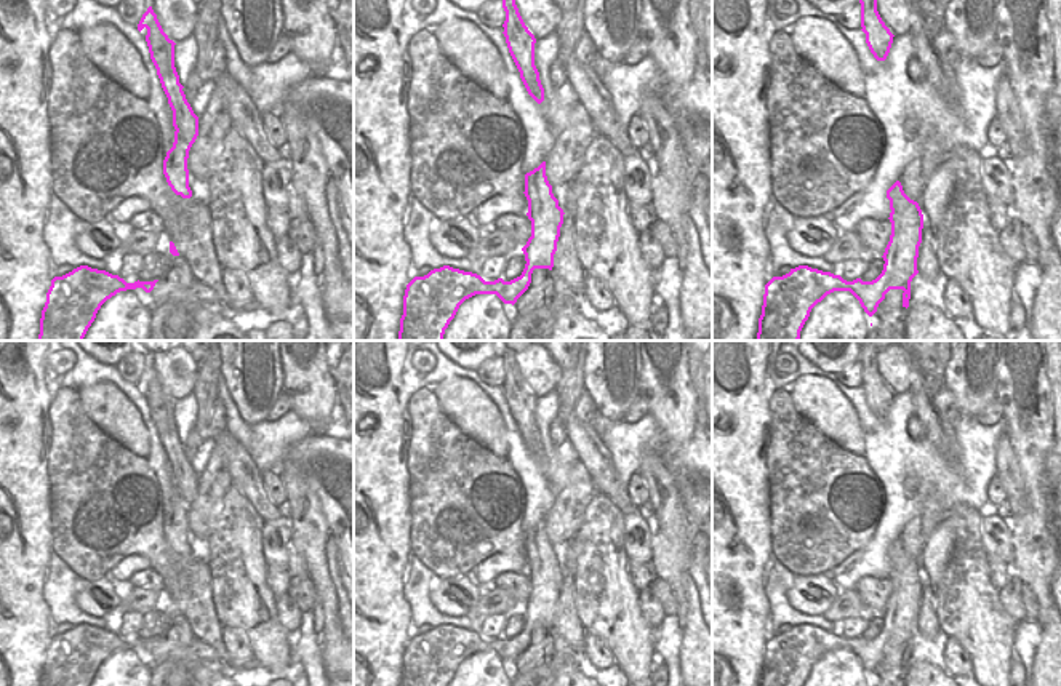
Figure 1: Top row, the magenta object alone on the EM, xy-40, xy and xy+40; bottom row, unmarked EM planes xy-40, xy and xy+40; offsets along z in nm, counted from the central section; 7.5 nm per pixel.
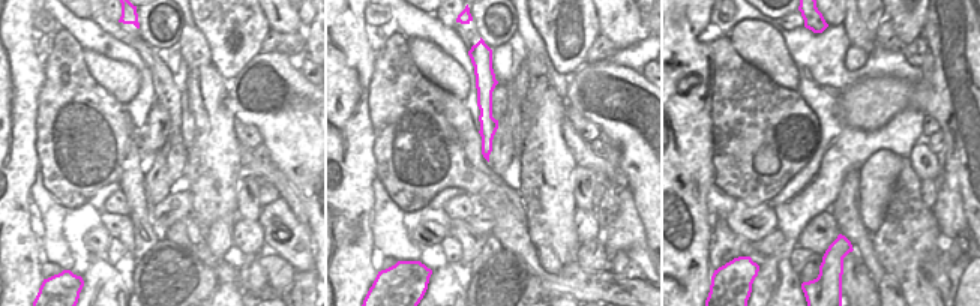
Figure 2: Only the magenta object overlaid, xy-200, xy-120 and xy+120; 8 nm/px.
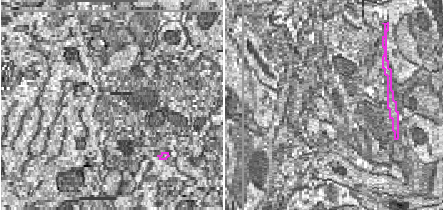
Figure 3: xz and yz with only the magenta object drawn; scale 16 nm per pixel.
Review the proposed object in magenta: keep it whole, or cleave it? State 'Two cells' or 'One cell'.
Two cells

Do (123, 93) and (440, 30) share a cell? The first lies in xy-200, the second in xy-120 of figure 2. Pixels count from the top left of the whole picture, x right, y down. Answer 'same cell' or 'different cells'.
different cells

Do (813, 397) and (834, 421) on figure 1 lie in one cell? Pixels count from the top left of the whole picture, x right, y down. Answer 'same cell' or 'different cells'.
same cell

